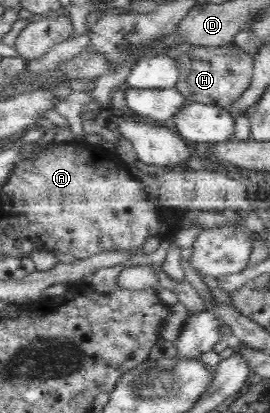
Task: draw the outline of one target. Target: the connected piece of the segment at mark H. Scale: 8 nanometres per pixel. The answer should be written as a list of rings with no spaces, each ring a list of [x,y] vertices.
[[[236,44],[220,47],[196,46],[193,50],[181,54],[175,59],[180,77],[176,88],[188,102],[205,103],[228,109],[250,85],[253,75],[252,59],[250,54],[242,53]]]

